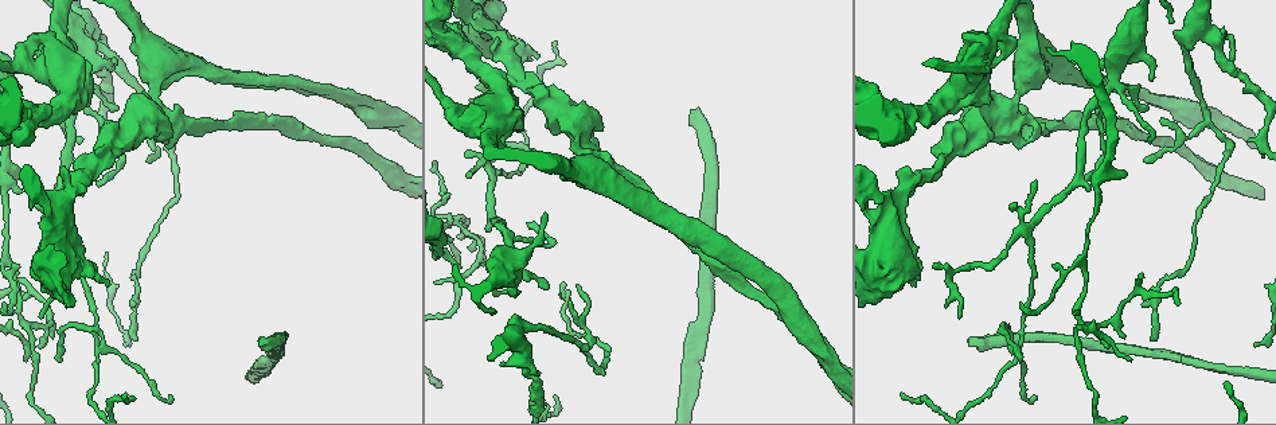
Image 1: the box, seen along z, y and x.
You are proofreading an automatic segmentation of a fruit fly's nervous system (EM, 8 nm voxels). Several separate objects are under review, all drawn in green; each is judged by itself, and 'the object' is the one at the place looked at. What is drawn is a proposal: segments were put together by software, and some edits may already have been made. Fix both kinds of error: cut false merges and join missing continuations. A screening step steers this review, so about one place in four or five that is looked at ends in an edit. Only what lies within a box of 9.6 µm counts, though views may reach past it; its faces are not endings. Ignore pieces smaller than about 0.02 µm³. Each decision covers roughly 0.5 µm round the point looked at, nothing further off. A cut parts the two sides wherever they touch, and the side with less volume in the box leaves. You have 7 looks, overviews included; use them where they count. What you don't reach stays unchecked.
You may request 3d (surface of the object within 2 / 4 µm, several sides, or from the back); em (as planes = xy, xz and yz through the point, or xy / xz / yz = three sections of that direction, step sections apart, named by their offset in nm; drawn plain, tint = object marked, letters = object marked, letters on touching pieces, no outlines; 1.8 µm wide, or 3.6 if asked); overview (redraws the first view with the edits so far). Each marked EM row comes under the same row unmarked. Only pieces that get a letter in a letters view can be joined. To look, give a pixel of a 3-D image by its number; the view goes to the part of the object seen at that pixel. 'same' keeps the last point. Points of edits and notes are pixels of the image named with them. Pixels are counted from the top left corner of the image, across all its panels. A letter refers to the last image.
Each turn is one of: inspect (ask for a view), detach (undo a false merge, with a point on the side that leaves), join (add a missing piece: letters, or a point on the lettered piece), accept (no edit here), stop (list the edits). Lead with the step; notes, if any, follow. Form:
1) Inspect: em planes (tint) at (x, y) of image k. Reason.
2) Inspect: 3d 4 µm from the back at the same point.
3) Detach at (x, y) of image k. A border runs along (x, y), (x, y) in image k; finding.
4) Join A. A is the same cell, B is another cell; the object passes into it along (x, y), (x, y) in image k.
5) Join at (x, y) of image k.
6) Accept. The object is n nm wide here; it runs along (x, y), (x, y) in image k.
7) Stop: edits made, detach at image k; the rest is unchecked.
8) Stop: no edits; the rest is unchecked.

Inspect: em 3.6 µm planes (letters) at (517, 109) of image 1. Stops while still wide.

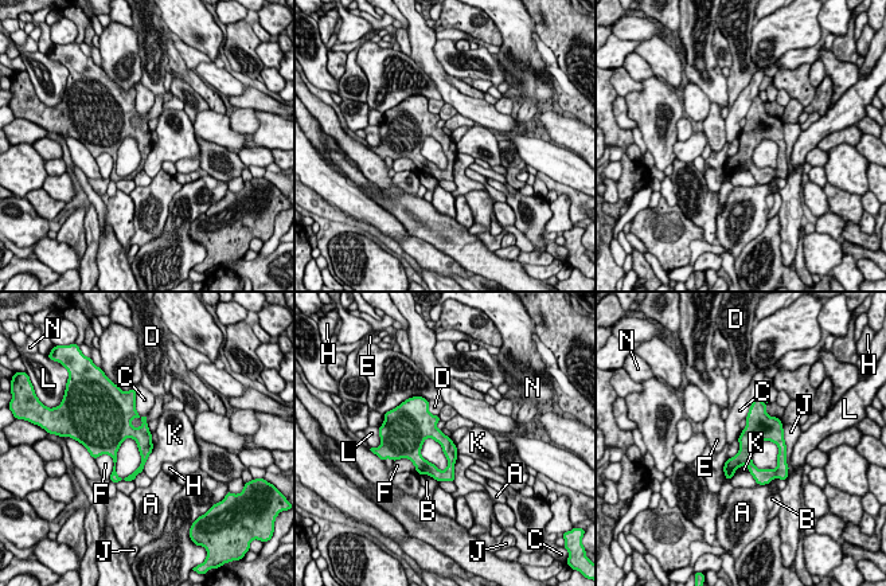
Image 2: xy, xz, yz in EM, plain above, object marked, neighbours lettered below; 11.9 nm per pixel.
Accept. A, B, C, D, E, F, H, J, K, L and N are other cells; a border runs along (738, 440), (738, 450), (725, 463) in image 2; none of them fits.

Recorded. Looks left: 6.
Inspect: 3d 2 µm at (157, 101) of image 1. Sudden change in width.

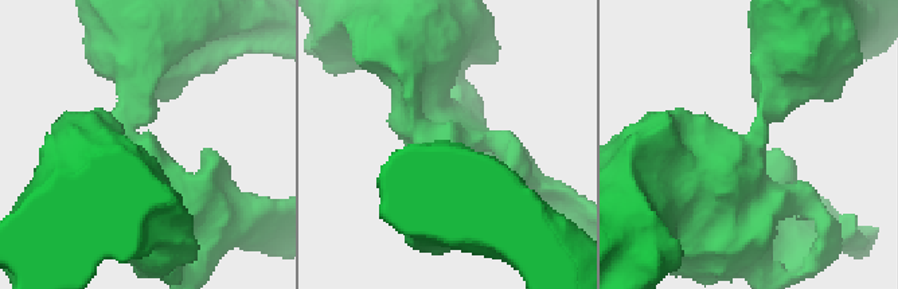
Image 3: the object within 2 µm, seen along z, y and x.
Inspect: em xy step 4 (tint) at (750, 154) of image 3. Shape alone is not enough.

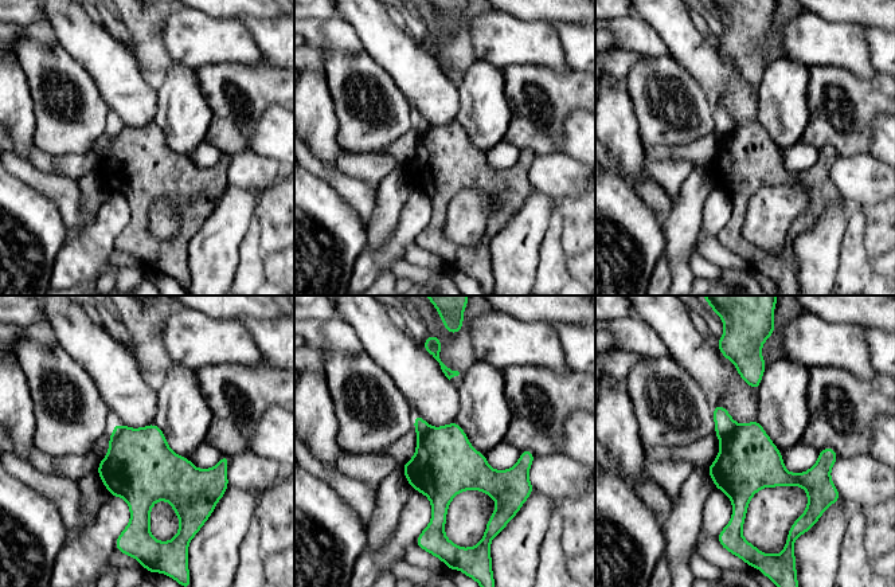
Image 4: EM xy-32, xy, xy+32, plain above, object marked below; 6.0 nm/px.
Inspect: em planes (letters) at the same point.

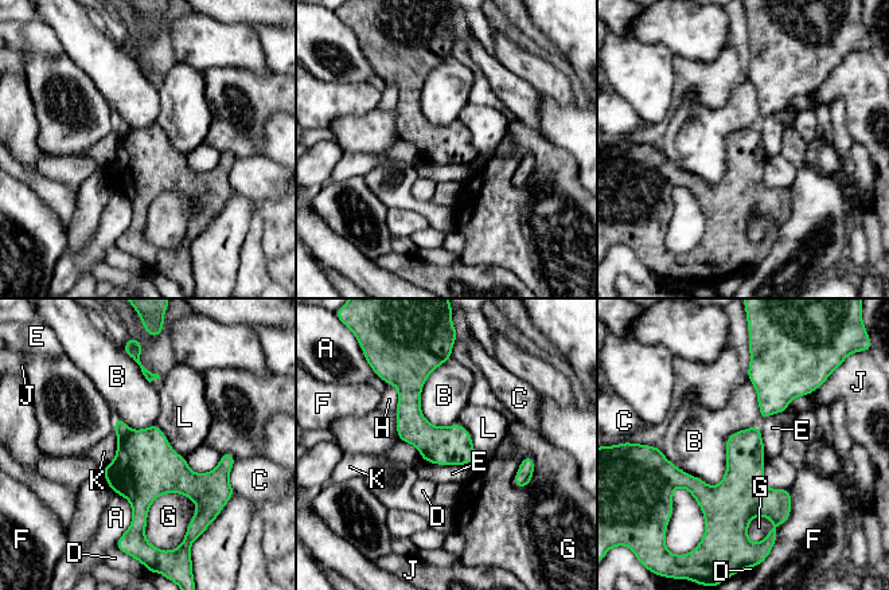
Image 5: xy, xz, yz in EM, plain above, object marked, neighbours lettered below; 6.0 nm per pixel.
Detach at (145, 467) of image 5. The longest contact is with B, 600 nm; A, B, C, D, E, F, G, H, J, K and L are other cells; a border runs along (132, 430), (119, 440) in image 5; two neurons meet here.

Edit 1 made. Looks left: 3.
Inspect: 3d 2 µm from the back at (35, 112) of image 1. Branch point.

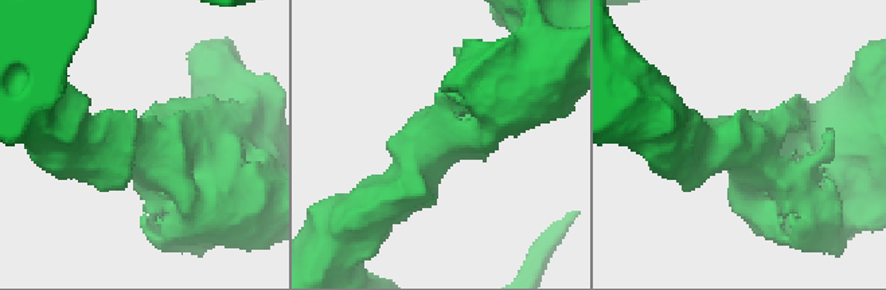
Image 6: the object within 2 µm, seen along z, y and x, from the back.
Inspect: em planes (tint) at (734, 145) of image 6.

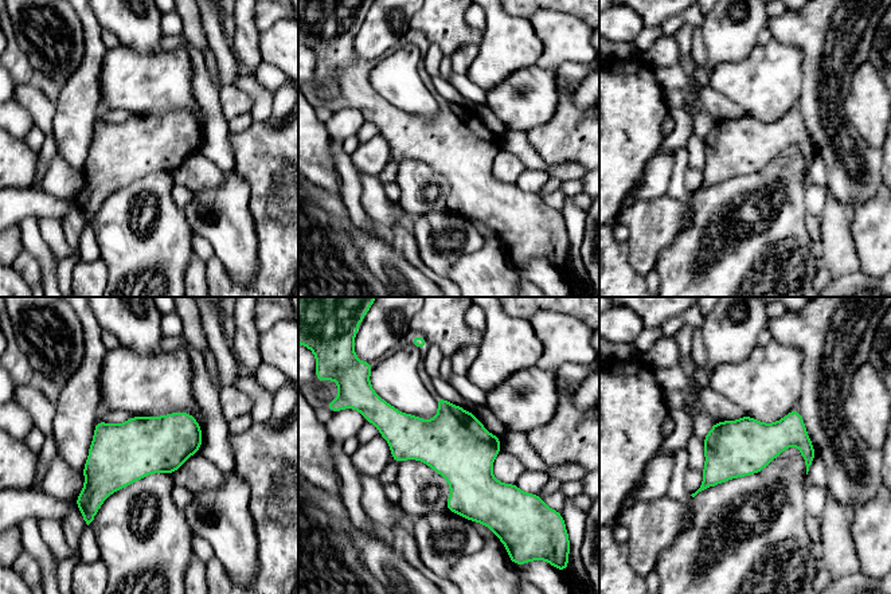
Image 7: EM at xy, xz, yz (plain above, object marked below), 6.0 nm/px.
Inspect: em planes (letters) at the same point. What lies round it.

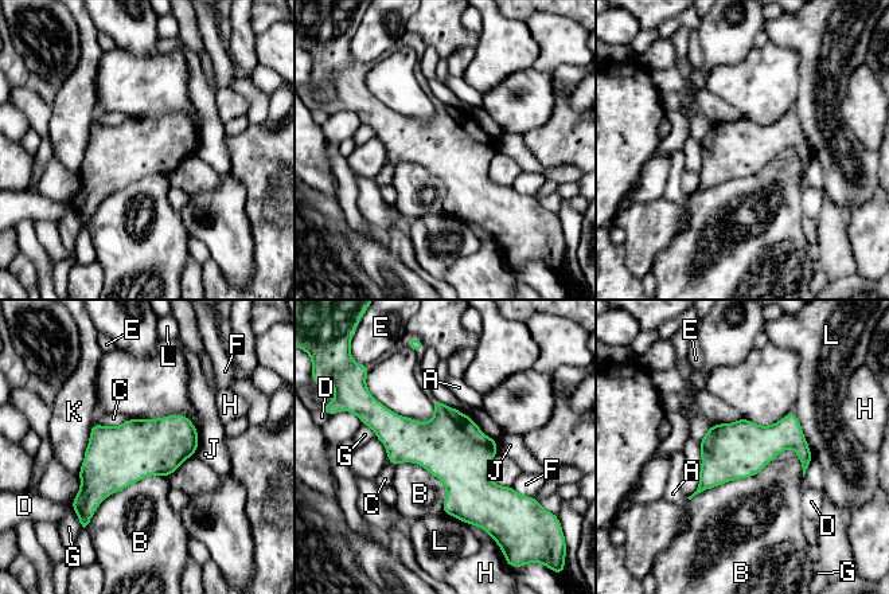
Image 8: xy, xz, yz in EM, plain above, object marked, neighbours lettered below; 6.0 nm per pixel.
Accept. The object is 340 nm wide here; A, B, C, D, E, F, G, H, J, K and L are other cells; all the same neuron.

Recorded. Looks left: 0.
Stop: edits made, detach at image 5; the rest is unchecked.

